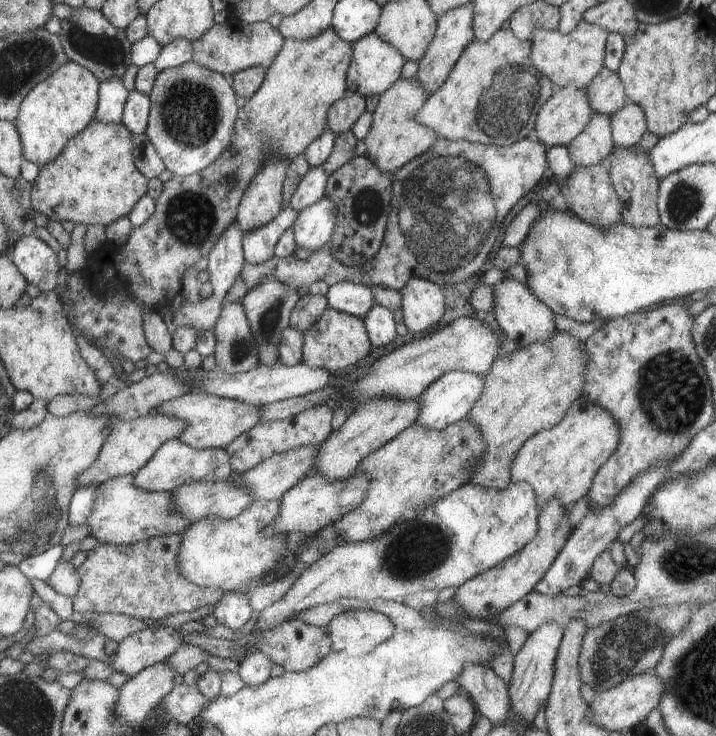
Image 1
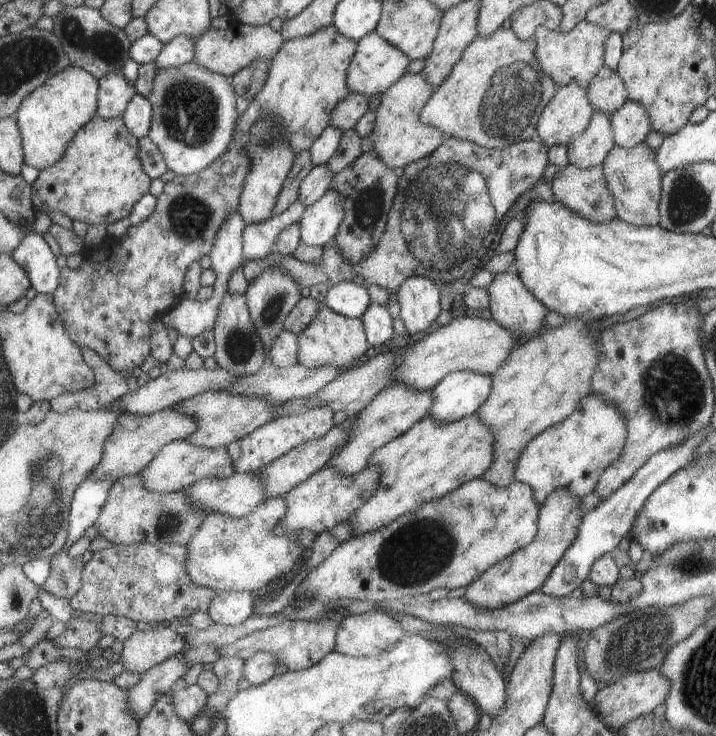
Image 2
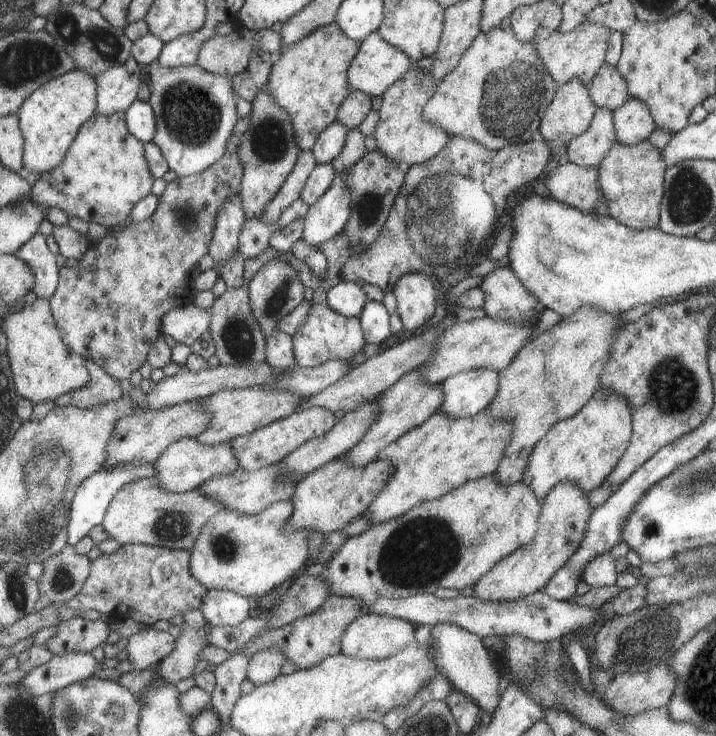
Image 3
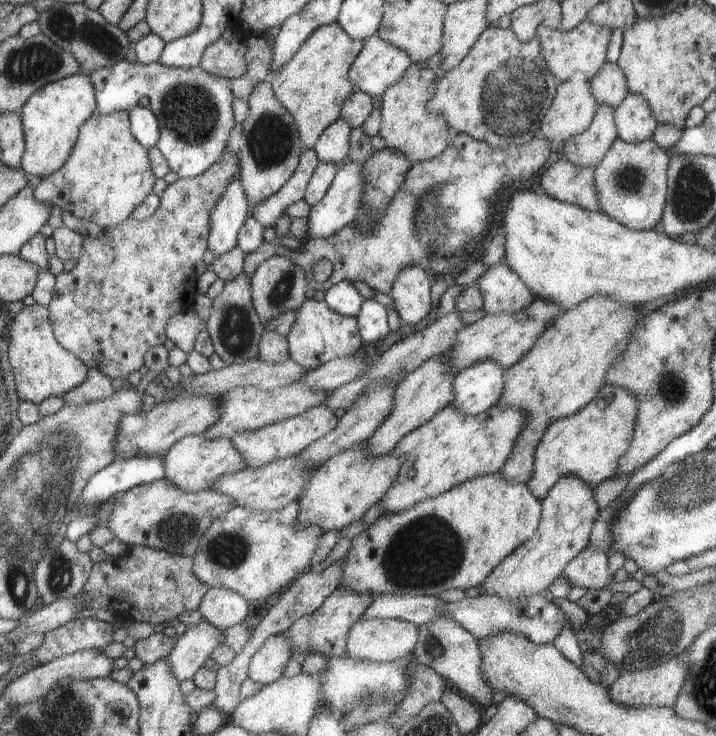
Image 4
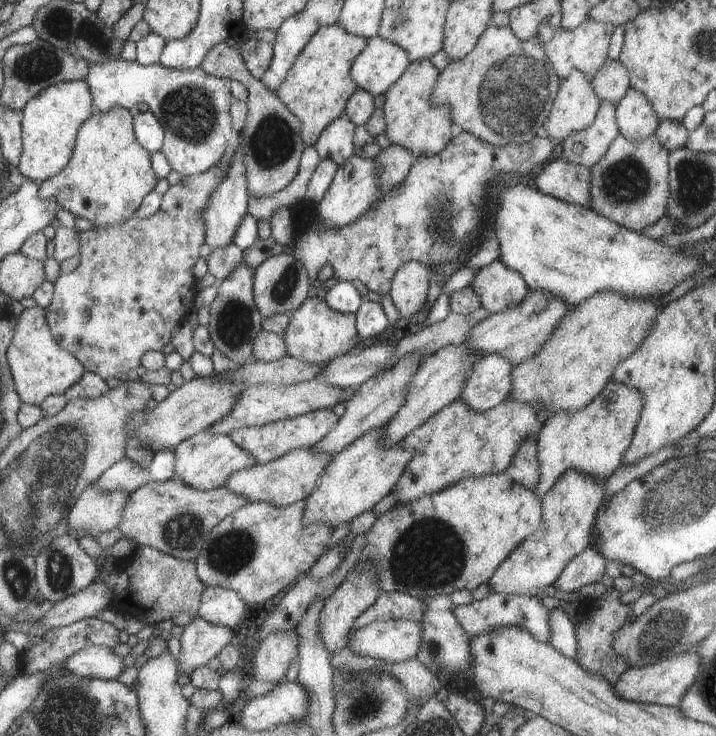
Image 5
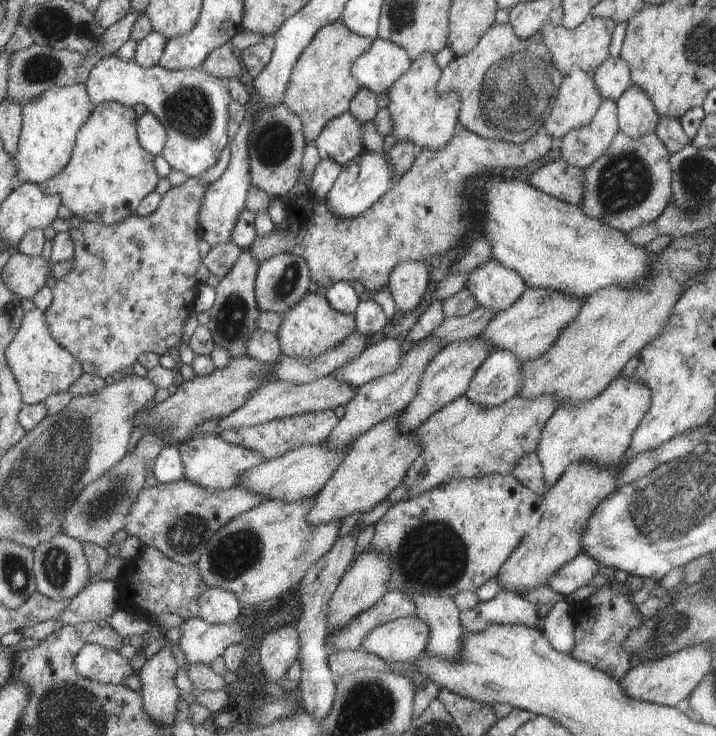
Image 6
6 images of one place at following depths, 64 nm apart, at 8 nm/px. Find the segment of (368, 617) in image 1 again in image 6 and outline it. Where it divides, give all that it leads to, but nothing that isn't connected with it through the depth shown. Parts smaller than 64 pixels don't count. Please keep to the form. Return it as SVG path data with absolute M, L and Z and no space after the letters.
M404 617L373 626L363 636L363 640L359 644L359 650L373 654L383 659L387 664L394 662L413 663L423 653L423 648L426 648L427 636L429 636L429 630L427 630L425 622L419 620L418 617Z

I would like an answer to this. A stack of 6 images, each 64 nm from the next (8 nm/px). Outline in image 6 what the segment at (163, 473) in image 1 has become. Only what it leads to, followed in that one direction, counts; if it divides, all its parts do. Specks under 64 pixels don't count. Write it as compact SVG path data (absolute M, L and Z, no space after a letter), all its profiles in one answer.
M203 434L203 436L186 439L177 445L177 448L181 466L183 466L183 479L211 491L233 487L243 472L264 462L261 454L235 444L229 444L227 440L219 438L217 434Z

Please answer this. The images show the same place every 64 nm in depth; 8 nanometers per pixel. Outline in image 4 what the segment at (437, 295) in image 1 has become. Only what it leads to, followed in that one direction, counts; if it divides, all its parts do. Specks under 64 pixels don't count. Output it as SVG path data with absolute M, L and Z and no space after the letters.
M419 265L403 268L394 278L391 290L392 305L402 324L415 324L429 312L429 286L425 270Z

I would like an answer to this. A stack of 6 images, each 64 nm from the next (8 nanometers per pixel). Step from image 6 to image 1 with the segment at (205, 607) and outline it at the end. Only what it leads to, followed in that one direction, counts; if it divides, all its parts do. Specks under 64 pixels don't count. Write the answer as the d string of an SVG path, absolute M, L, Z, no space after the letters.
M235 592L223 593L213 607L212 614L220 625L237 630L244 630L249 624L249 596L247 594L235 594Z

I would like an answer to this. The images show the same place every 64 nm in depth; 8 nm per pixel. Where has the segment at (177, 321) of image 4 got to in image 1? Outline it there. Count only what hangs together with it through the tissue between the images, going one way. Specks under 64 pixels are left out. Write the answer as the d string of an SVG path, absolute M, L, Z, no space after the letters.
M237 221L226 226L226 230L219 236L217 242L211 247L207 253L206 259L208 272L208 281L212 286L211 296L201 299L198 303L190 303L189 301L182 300L178 307L171 306L169 308L172 316L172 322L177 327L192 327L197 331L212 329L216 318L219 316L221 308L221 300L227 294L229 287L233 284L233 280L240 274L244 263L244 256L242 253L242 230Z

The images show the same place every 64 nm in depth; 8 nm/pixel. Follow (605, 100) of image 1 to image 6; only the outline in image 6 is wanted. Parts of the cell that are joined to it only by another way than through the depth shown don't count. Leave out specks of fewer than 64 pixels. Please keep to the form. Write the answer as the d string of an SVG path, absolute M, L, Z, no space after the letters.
M609 57L594 72L595 88L601 100L618 100L632 86L629 65L619 57Z

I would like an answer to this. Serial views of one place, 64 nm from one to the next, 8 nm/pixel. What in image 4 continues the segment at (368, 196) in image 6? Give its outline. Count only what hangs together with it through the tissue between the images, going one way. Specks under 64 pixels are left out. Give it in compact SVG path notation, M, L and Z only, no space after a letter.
M347 161L337 165L336 173L329 183L325 194L309 207L306 216L306 236L322 239L331 236L349 224L352 224L354 216L360 210L362 195L364 194L364 180L362 179L362 169L364 166L357 161Z

